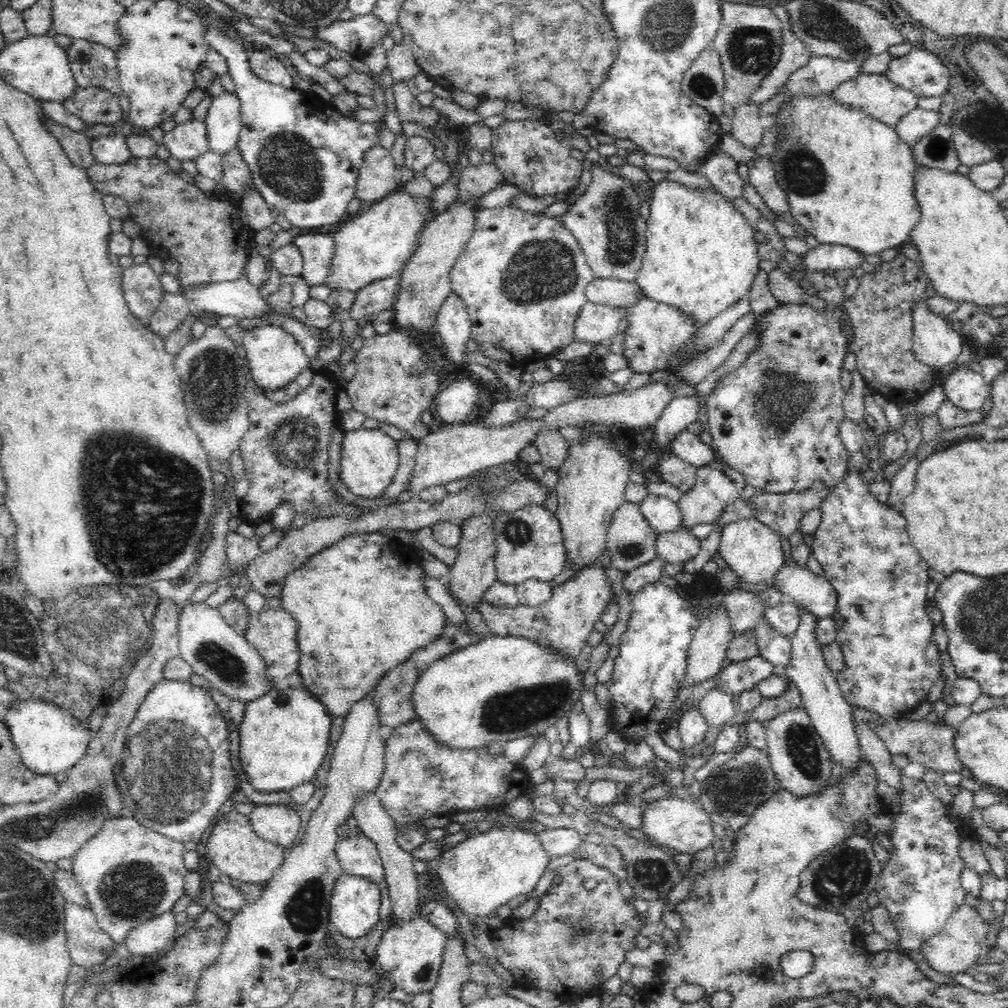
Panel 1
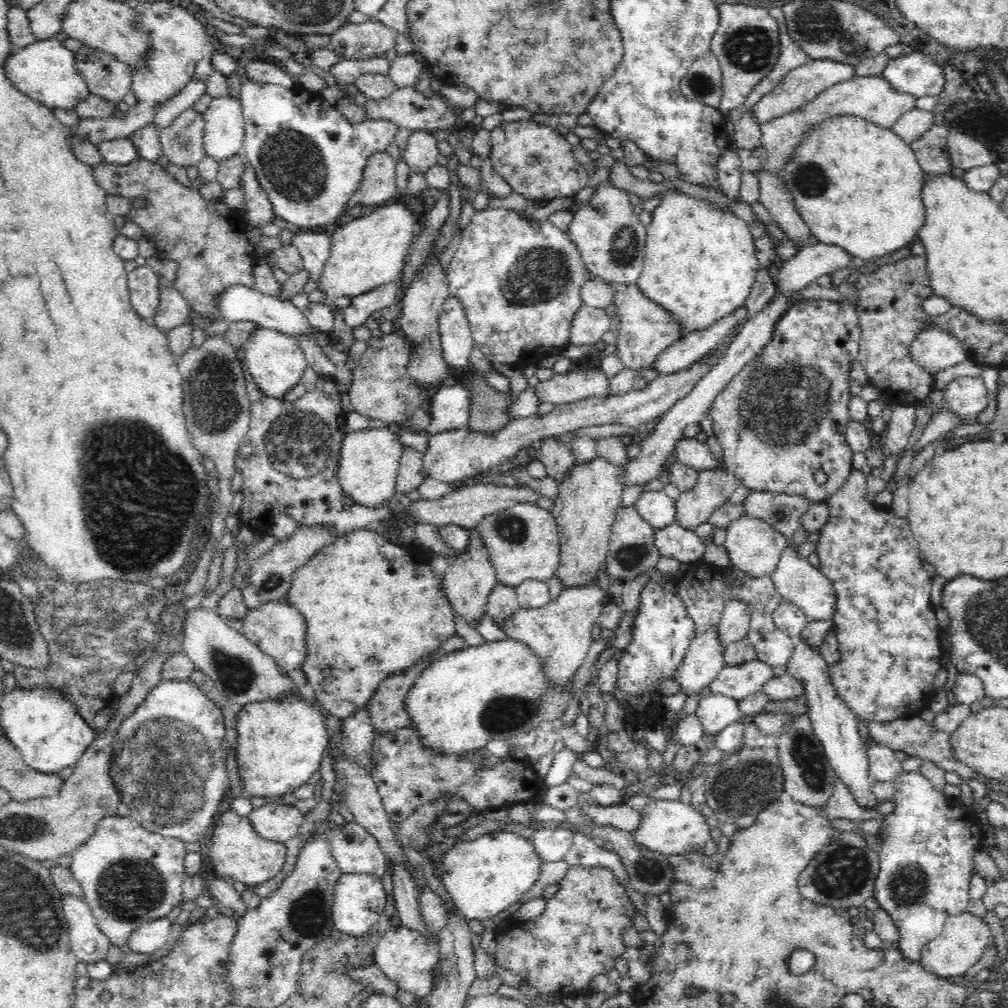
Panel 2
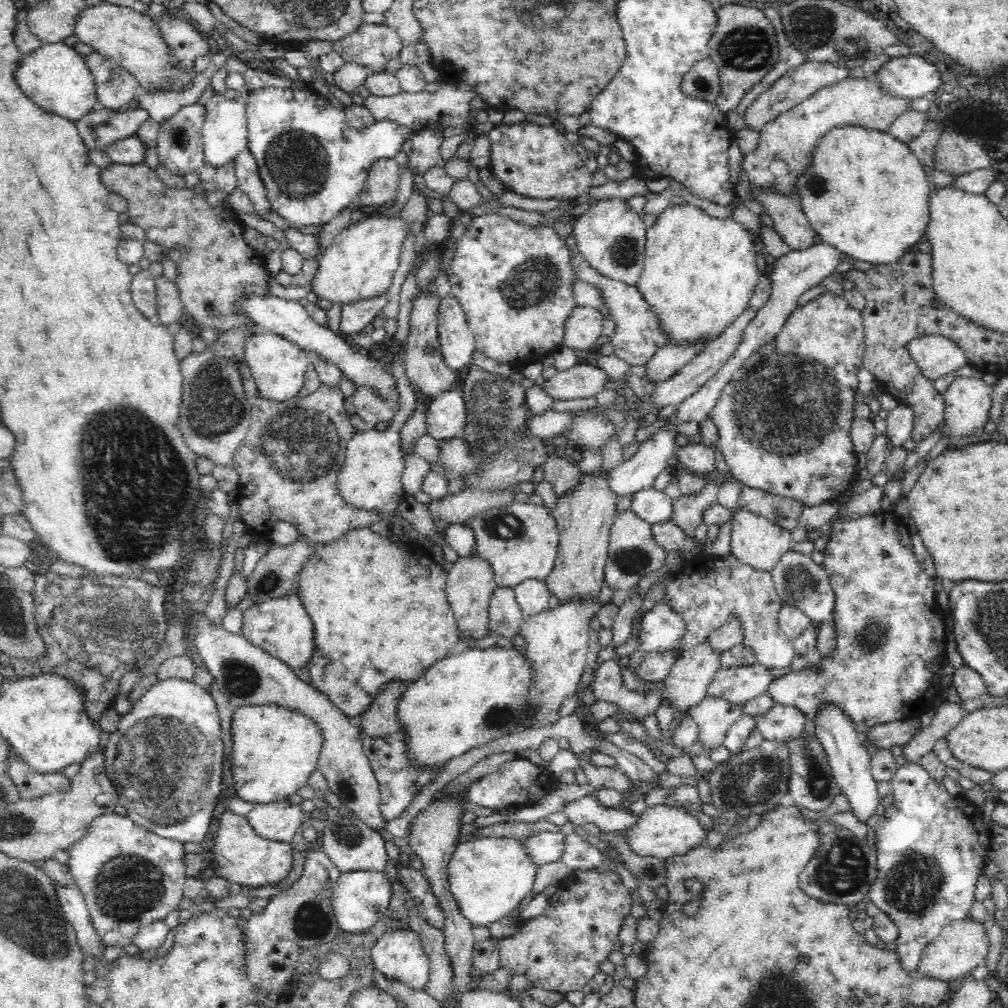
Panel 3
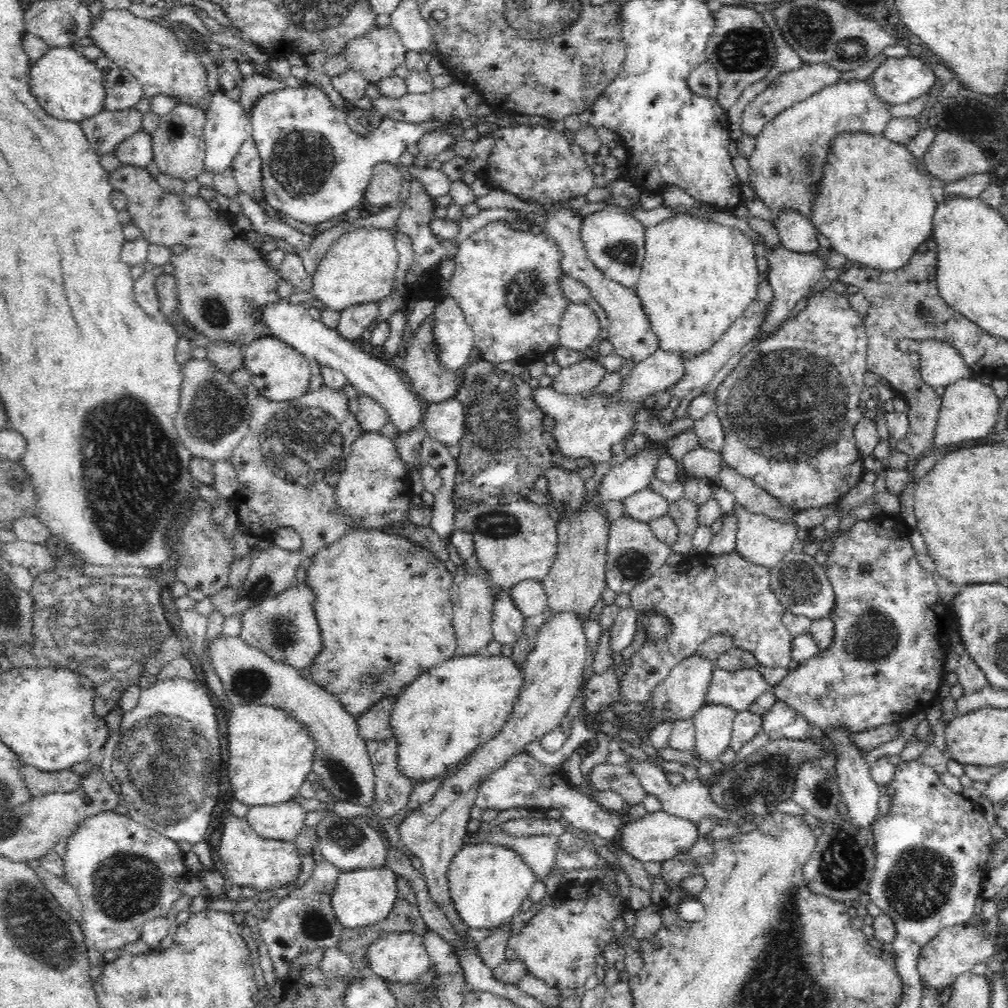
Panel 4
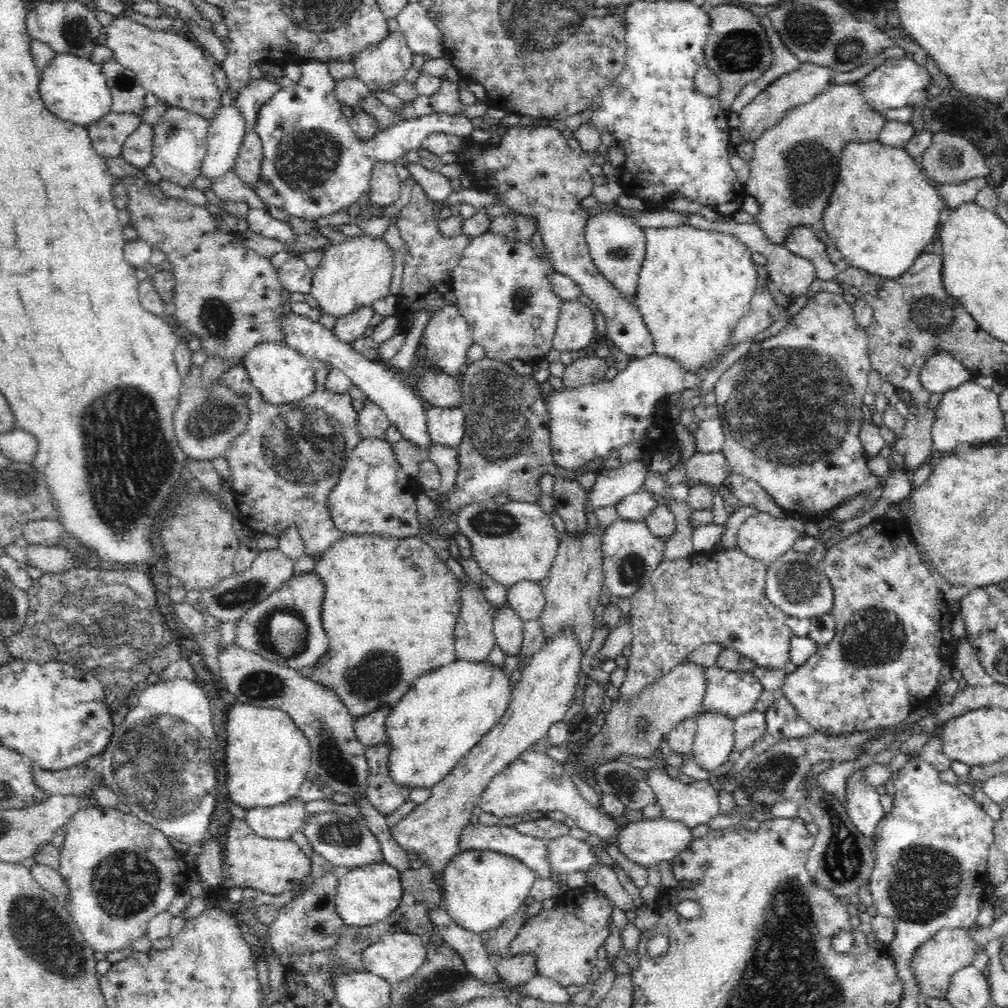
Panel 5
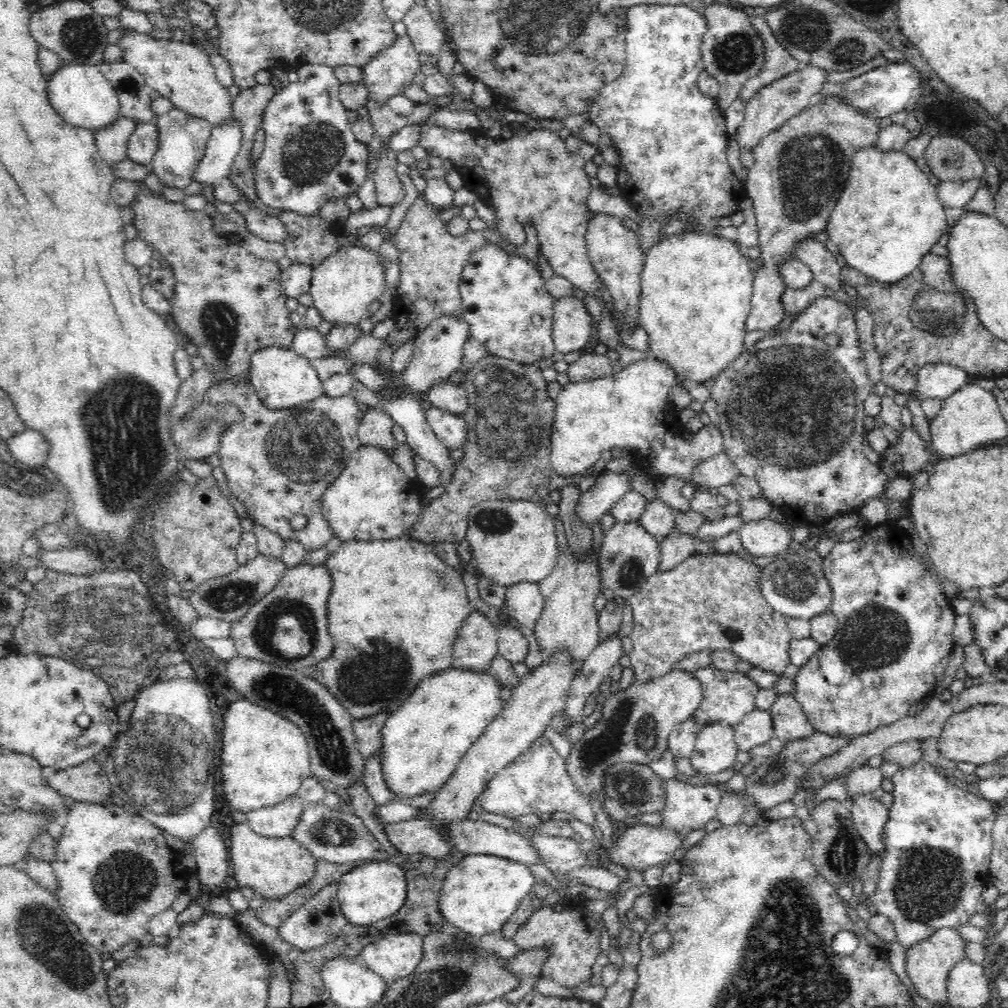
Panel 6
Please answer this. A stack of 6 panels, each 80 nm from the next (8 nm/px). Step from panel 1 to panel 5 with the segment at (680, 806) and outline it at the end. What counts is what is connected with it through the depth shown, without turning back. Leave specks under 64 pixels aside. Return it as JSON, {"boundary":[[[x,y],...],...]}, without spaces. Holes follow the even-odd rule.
{"boundary":[[[663,817],[657,819],[642,818],[641,820],[630,822],[622,830],[618,831],[615,840],[618,842],[620,854],[626,856],[626,860],[640,864],[644,868],[672,860],[678,856],[679,852],[688,848],[692,842],[692,831],[683,824],[666,820]]]}

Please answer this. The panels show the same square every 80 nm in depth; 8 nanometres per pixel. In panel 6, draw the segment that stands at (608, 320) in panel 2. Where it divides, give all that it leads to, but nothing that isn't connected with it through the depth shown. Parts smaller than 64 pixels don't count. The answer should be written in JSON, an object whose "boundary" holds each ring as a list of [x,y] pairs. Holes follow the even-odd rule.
{"boundary":[[[570,295],[554,302],[552,332],[556,351],[582,351],[593,328],[594,322],[582,300]]]}

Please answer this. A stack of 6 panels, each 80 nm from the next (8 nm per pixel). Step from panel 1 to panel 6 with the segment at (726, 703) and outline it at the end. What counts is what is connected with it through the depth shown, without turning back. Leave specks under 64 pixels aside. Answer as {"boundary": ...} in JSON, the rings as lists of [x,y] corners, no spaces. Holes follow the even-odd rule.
{"boundary":[[[712,724],[712,726],[702,726],[699,729],[694,752],[690,756],[692,767],[700,775],[720,774],[732,766],[739,765],[736,761],[737,742],[735,739],[735,729],[726,724]]]}

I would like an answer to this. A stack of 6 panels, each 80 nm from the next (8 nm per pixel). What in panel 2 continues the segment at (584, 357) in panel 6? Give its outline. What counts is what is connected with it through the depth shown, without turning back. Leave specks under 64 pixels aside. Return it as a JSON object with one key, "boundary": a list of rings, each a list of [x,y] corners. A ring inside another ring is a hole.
{"boundary":[[[572,370],[556,373],[546,381],[536,384],[536,393],[542,402],[551,404],[572,403],[592,397],[606,397],[609,392],[609,376],[597,370]]]}

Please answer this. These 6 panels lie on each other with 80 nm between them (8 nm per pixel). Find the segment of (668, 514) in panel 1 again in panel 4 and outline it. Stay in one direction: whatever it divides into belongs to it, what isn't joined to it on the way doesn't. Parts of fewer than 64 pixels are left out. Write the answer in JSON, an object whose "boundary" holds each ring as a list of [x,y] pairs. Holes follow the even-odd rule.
{"boundary":[[[643,488],[632,493],[623,502],[624,514],[628,518],[647,523],[666,513],[669,505],[665,498],[662,498],[660,494],[656,494],[649,488]]]}

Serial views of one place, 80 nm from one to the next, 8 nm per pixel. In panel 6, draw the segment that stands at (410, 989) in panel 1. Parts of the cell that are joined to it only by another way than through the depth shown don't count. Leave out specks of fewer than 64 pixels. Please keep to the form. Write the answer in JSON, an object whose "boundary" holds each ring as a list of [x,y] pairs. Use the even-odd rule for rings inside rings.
{"boundary":[[[416,933],[388,934],[378,942],[362,947],[359,958],[378,973],[387,986],[408,976],[422,960],[423,936]]]}

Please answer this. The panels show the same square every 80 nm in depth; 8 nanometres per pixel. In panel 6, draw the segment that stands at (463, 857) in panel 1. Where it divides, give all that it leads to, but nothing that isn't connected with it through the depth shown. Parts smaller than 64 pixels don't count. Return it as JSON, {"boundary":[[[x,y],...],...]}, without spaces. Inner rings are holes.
{"boundary":[[[466,854],[446,874],[443,887],[439,892],[440,911],[447,922],[454,924],[455,928],[466,935],[480,939],[481,936],[492,932],[500,933],[509,918],[517,912],[522,899],[533,889],[535,882],[528,865],[494,855]]]}

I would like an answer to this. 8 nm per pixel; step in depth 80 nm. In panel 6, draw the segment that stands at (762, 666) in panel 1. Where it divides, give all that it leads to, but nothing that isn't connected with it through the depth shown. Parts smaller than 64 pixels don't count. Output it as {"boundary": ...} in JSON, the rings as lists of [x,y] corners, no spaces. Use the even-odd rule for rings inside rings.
{"boundary":[[[713,667],[699,669],[693,674],[702,689],[702,701],[691,718],[700,729],[712,724],[726,724],[735,729],[742,722],[742,718],[756,709],[755,699],[760,688],[747,674],[720,671]]]}

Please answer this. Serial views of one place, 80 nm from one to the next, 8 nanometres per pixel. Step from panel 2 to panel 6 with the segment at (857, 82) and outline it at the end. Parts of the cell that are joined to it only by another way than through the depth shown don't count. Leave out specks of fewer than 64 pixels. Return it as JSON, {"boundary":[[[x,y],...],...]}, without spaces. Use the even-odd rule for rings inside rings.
{"boundary":[[[839,100],[828,102],[812,102],[806,106],[800,114],[793,116],[786,124],[782,124],[778,130],[762,139],[762,143],[754,148],[754,167],[745,181],[747,197],[752,199],[756,211],[756,228],[758,228],[758,244],[760,259],[758,269],[754,272],[752,308],[746,320],[746,332],[761,330],[769,332],[784,320],[786,309],[783,297],[787,292],[788,284],[780,271],[780,266],[788,260],[797,258],[796,248],[800,242],[810,238],[816,238],[820,232],[827,232],[830,216],[837,208],[838,200],[849,182],[855,155],[864,149],[875,145],[880,126],[876,118],[869,118],[857,110],[853,110],[849,104]]]}

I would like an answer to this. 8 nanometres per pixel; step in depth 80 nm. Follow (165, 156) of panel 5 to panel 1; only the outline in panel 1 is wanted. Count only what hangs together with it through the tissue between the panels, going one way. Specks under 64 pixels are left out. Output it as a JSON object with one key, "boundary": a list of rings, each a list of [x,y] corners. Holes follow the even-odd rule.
{"boundary":[[[193,117],[188,122],[176,124],[171,131],[164,133],[162,144],[178,162],[196,161],[210,150],[206,123]]]}

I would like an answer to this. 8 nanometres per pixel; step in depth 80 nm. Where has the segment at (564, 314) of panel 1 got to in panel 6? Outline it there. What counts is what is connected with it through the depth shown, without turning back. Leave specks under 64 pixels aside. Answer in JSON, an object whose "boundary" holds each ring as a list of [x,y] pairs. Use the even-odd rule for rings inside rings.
{"boundary":[[[488,244],[472,252],[461,275],[462,307],[464,307],[462,319],[467,322],[470,336],[486,345],[490,354],[494,356],[506,357],[526,364],[552,358],[555,352],[552,332],[553,304],[556,300],[546,291],[544,278],[527,258],[522,258],[510,248],[502,250],[493,244]]]}

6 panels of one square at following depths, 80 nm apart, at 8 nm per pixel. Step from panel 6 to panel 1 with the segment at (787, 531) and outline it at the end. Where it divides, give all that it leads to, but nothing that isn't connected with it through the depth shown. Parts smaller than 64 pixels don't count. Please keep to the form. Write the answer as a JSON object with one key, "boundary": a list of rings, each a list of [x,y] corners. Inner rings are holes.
{"boundary":[[[752,516],[749,519],[731,522],[722,528],[722,540],[718,552],[727,566],[736,571],[743,582],[770,582],[783,565],[787,546],[785,540],[776,531]]]}

